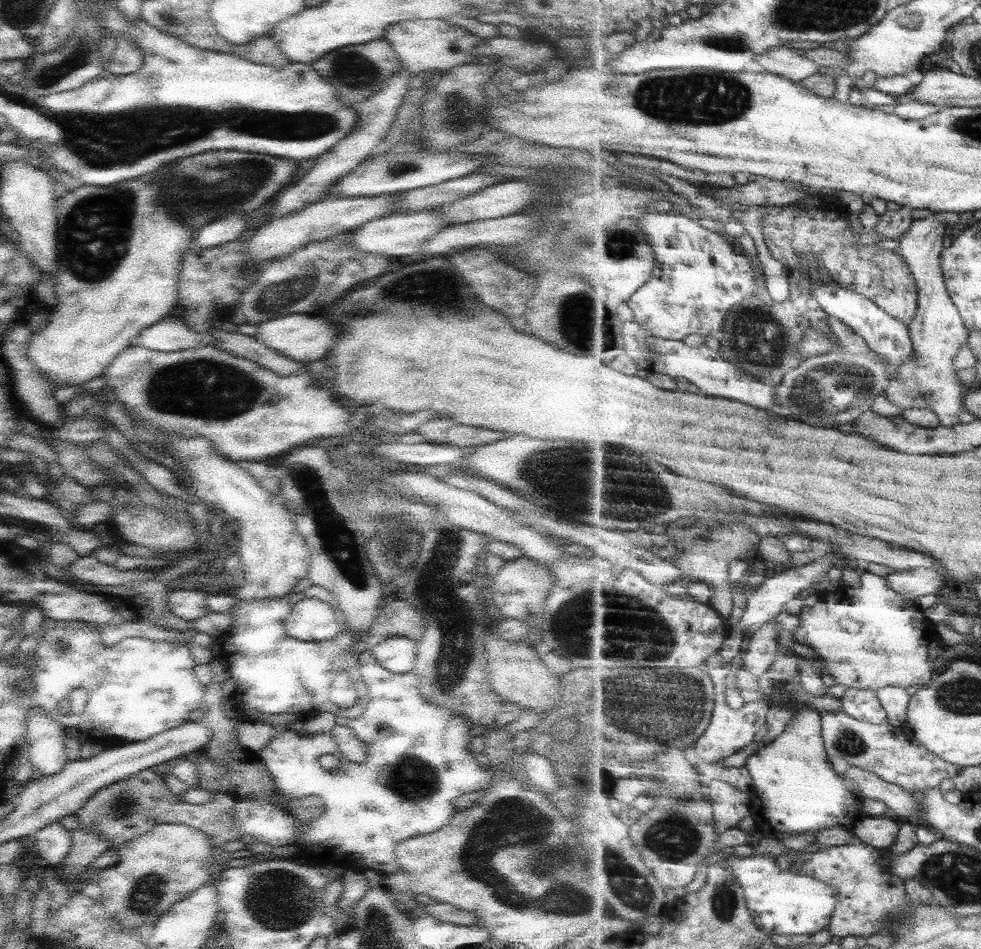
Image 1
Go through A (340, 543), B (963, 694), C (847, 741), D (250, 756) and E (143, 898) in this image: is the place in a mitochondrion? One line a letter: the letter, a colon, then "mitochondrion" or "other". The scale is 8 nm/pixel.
A: mitochondrion
B: mitochondrion
C: mitochondrion
D: other
E: mitochondrion

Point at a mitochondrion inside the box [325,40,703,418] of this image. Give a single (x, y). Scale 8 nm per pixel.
(584, 325)

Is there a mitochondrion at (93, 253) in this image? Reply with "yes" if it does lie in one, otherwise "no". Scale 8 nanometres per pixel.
yes

